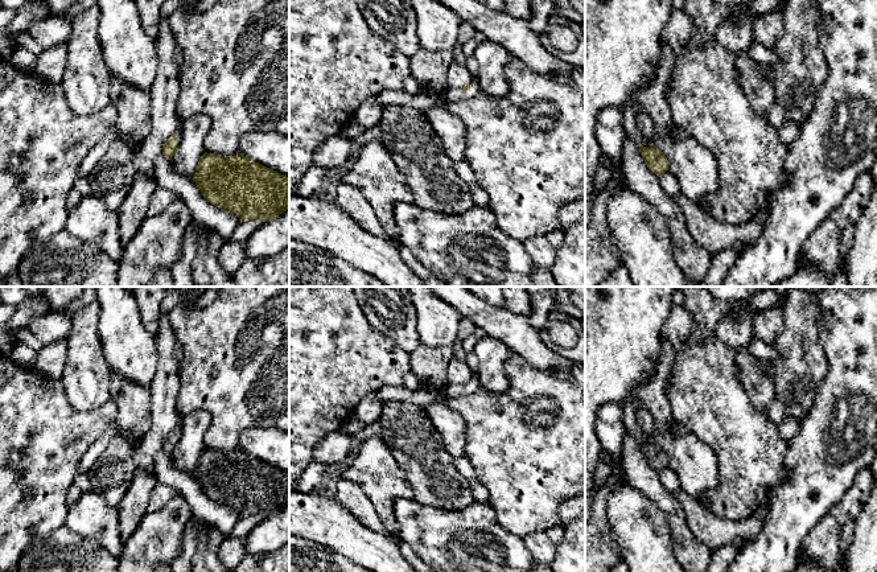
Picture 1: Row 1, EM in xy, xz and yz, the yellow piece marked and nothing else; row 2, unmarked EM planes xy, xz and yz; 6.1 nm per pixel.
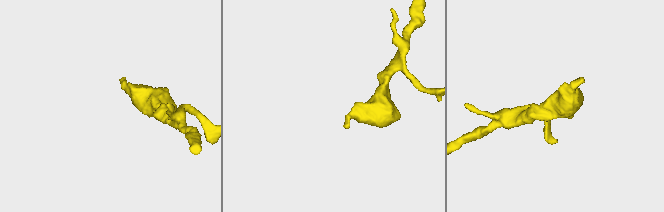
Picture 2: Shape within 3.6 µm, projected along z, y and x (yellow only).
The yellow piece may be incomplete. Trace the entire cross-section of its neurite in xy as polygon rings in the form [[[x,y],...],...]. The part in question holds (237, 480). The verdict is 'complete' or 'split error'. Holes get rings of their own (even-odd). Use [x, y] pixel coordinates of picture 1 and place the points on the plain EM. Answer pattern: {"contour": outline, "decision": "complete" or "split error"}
{"contour": [[[205,448],[193,477],[207,498],[236,510],[240,519],[251,515],[268,518],[289,505],[289,473],[255,458],[243,449],[223,453]]], "decision": "complete"}

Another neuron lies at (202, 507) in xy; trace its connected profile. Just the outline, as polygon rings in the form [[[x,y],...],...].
[[[162,449],[155,456],[157,482],[176,489],[189,503],[193,515],[202,522],[218,528],[226,536],[240,520],[236,510],[218,505],[207,498],[192,474],[177,469],[172,457]]]

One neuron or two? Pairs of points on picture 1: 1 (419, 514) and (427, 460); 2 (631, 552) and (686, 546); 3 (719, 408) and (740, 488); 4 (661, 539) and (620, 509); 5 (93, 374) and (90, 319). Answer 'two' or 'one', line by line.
1: two
2: two
3: one
4: one
5: one

